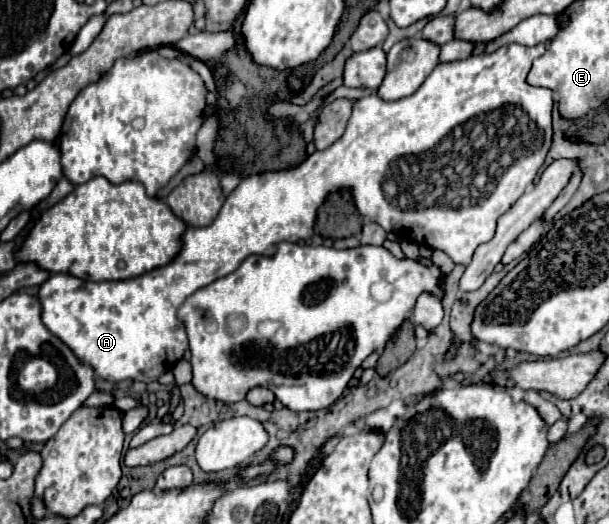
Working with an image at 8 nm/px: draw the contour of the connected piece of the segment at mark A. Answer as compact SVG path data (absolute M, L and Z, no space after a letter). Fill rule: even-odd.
M512 43L490 55L480 53L464 61L440 63L414 95L400 101L388 103L374 93L358 99L344 135L334 145L326 151L314 151L294 169L276 173L266 171L242 179L242 183L226 197L212 225L188 227L184 231L180 237L182 247L168 265L156 267L142 277L102 283L62 273L50 275L38 289L44 325L64 341L78 359L88 363L96 377L106 381L158 381L158 377L166 373L166 365L170 371L188 349L184 325L176 317L184 299L232 273L252 253L272 255L280 241L296 243L312 237L316 209L328 193L344 187L352 189L358 211L370 221L402 239L442 249L454 263L466 267L472 261L476 247L494 237L498 217L504 215L536 179L538 169L544 165L552 147L554 91L534 87L526 81L532 61L546 51L546 45L548 43L526 47Z

